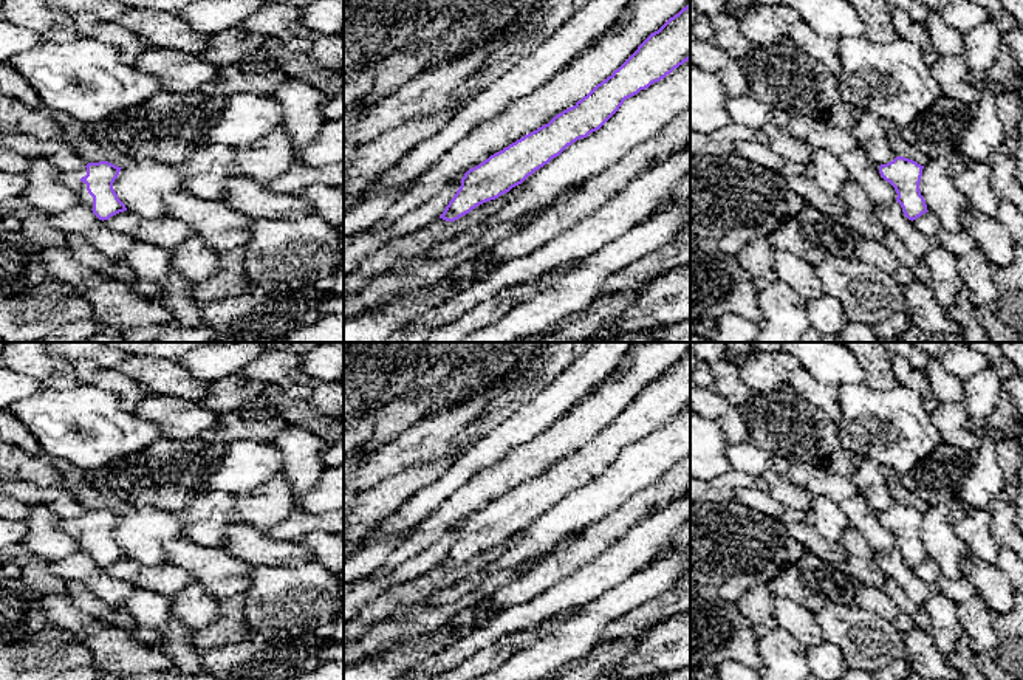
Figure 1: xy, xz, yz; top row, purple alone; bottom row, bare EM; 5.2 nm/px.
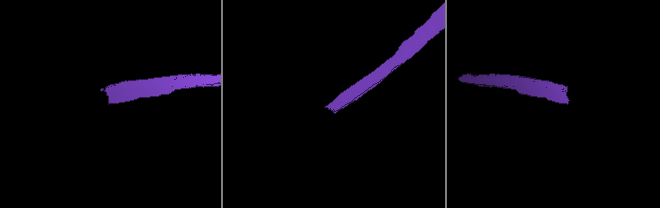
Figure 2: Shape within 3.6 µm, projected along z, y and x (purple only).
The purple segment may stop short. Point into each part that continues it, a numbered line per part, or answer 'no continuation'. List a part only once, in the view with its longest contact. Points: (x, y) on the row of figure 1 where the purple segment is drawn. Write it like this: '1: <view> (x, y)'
1: xy (70, 178)

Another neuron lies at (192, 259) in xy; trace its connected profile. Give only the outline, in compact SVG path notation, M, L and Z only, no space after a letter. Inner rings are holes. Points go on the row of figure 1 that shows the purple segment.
M198 235L186 239L172 249L172 271L183 274L190 283L200 283L220 271L221 254L209 249Z

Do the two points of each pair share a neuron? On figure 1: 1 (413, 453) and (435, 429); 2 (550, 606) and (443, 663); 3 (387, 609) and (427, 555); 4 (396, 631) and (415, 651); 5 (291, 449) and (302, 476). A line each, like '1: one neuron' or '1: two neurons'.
1: one neuron
2: one neuron
3: two neurons
4: two neurons
5: one neuron

